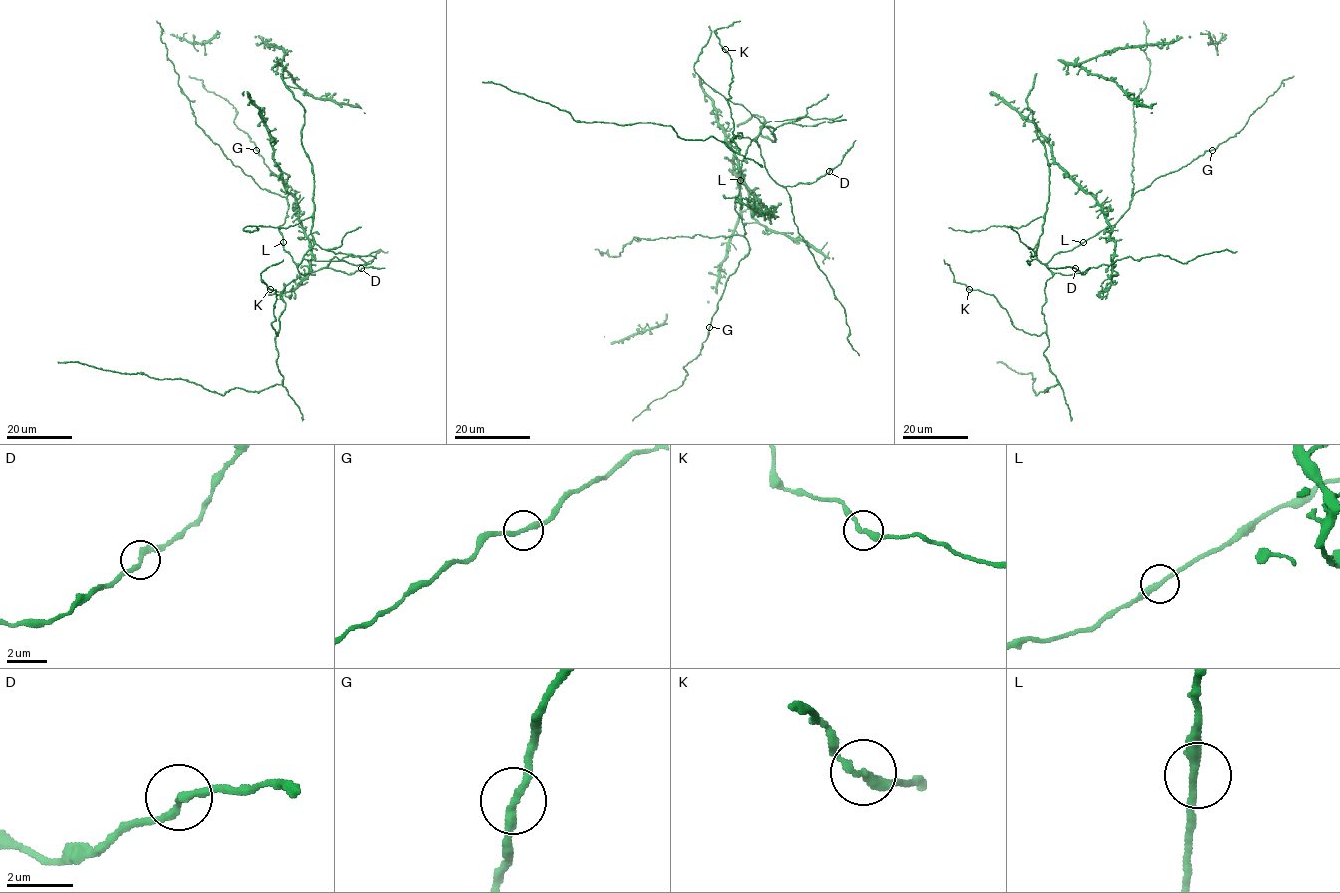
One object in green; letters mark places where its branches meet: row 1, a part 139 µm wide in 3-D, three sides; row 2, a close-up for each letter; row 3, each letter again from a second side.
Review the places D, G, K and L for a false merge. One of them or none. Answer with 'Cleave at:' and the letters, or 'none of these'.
Cleave at: none of these

